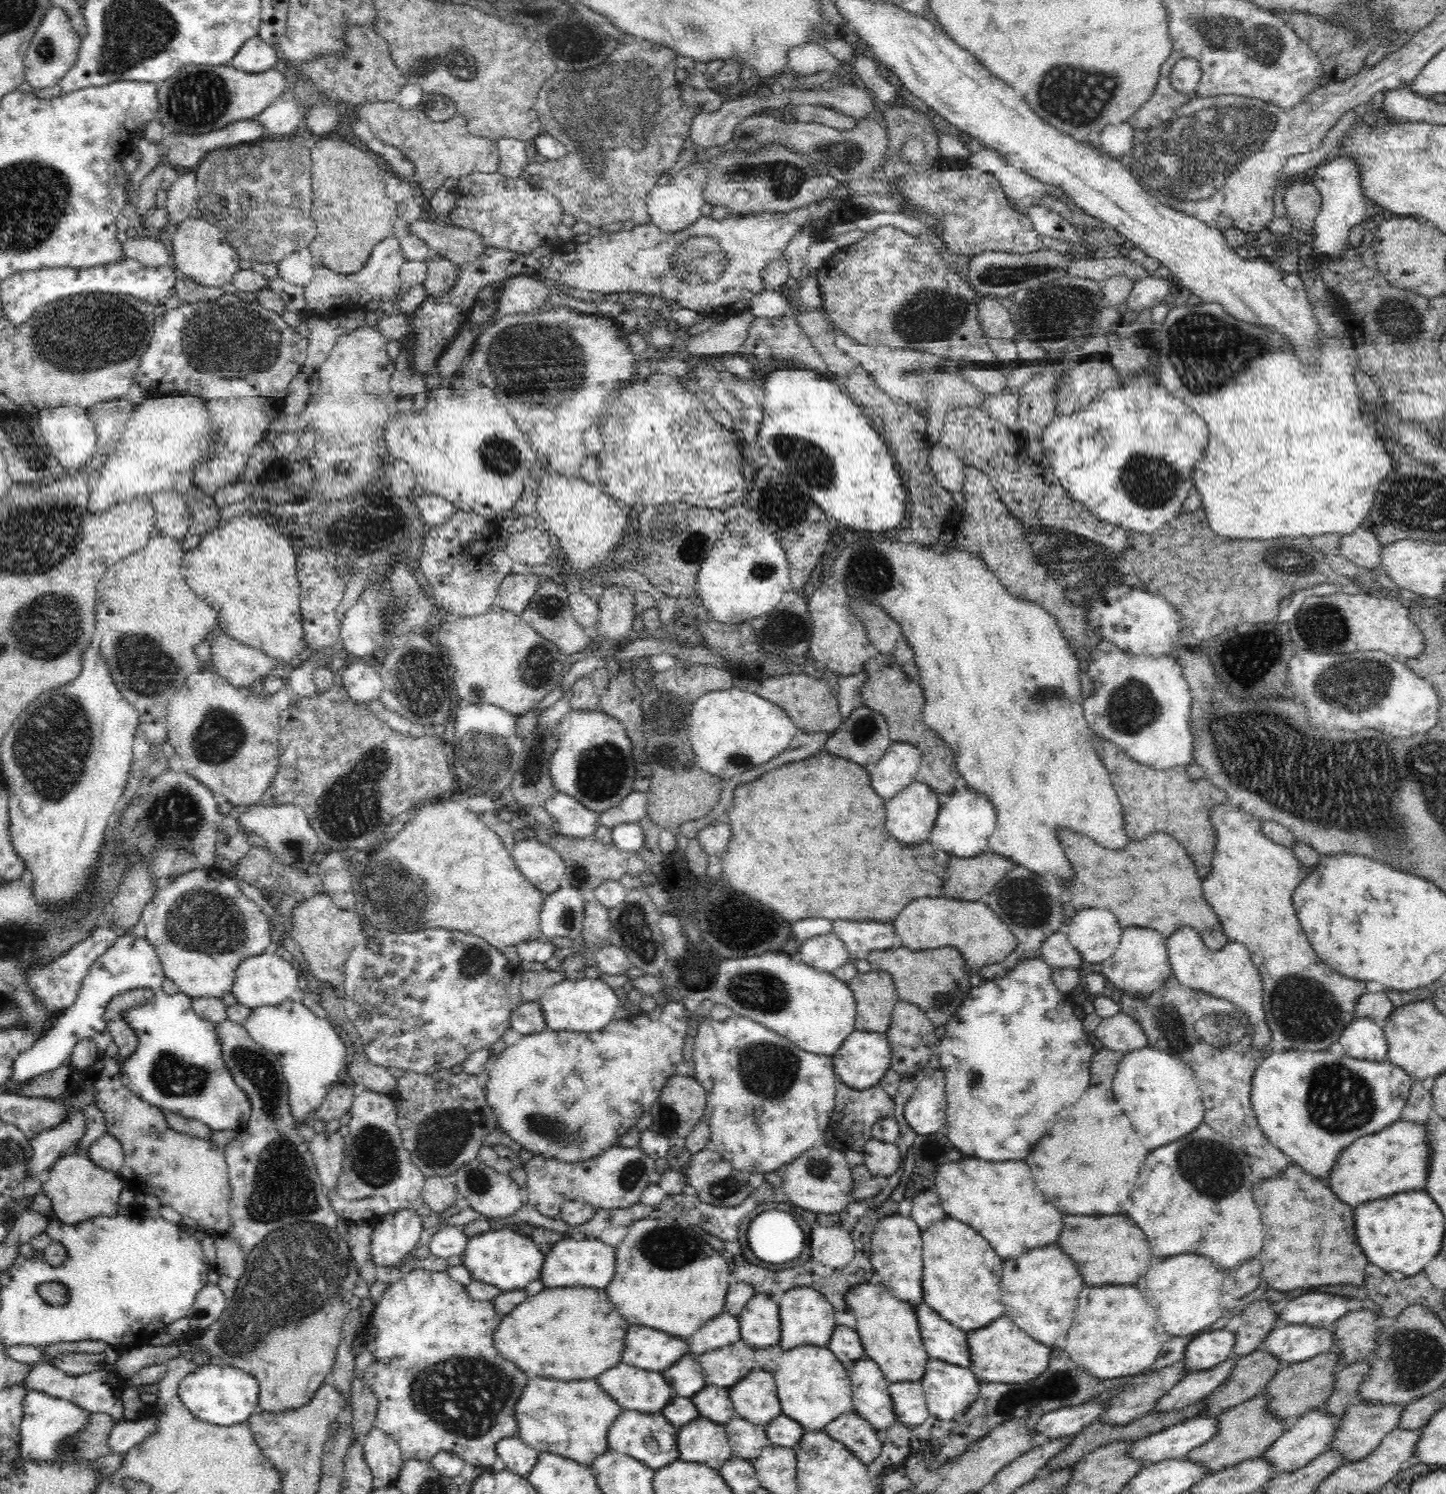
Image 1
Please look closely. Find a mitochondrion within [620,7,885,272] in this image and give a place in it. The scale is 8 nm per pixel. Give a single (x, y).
(785, 180)

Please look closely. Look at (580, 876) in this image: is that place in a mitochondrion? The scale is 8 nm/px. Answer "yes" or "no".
yes

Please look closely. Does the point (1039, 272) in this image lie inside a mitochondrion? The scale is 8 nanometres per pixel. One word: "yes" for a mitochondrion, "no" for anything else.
yes

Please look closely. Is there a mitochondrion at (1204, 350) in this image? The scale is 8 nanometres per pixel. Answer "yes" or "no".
yes

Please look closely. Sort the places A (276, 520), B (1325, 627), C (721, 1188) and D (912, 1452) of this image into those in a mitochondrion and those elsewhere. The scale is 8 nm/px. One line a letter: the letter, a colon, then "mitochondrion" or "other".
A: other
B: mitochondrion
C: mitochondrion
D: other

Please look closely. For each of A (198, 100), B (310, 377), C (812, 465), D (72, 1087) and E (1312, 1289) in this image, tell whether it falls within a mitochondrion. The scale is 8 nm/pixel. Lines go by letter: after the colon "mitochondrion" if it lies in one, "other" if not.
A: mitochondrion
B: other
C: mitochondrion
D: other
E: other

